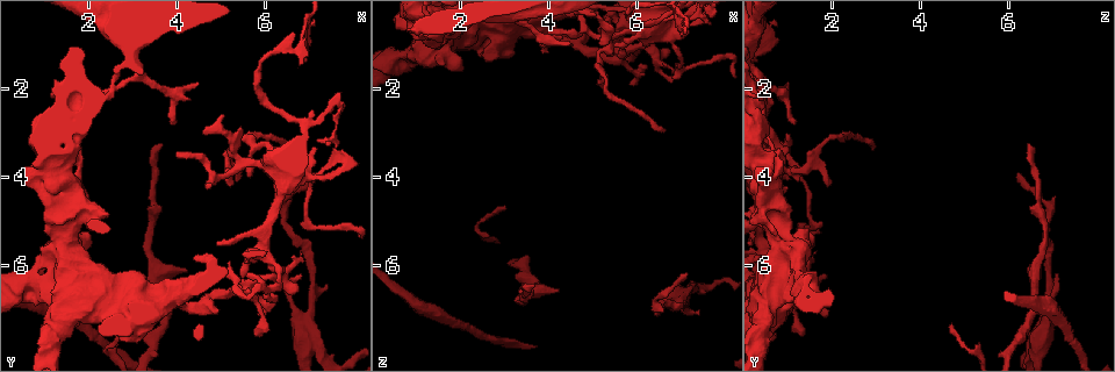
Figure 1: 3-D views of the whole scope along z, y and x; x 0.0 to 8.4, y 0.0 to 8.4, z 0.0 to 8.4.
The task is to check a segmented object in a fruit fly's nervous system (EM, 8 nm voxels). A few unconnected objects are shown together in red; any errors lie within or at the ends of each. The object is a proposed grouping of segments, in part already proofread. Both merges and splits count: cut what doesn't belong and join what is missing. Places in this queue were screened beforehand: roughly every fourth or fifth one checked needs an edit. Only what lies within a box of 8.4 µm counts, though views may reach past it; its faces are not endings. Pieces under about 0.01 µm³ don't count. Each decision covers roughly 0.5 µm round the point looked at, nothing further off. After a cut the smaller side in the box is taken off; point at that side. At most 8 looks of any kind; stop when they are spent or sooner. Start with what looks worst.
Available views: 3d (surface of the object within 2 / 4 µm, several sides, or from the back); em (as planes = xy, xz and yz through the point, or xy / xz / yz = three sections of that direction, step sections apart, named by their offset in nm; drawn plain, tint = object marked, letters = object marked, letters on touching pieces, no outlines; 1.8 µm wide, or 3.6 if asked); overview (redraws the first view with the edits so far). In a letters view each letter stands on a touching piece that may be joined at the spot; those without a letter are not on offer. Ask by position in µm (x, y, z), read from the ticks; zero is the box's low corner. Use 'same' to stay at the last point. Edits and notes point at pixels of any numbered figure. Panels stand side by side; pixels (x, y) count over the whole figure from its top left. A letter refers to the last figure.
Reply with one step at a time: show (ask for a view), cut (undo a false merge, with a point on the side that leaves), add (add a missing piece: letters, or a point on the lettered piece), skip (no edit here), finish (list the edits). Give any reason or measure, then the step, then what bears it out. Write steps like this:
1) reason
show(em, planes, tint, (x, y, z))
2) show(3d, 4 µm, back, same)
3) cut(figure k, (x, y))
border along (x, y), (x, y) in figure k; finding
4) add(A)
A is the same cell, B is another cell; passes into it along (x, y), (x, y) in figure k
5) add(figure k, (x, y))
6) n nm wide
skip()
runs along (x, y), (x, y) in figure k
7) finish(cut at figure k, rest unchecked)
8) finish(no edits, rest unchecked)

four or more arms meet
show(em, yz, step 8, tint, (5.55, 6.40, 1.25))

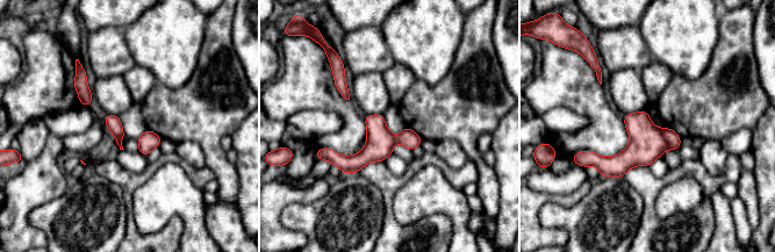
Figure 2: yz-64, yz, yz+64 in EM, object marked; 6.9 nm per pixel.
see the neighbours
show(em, yz, step 8, letters, same)

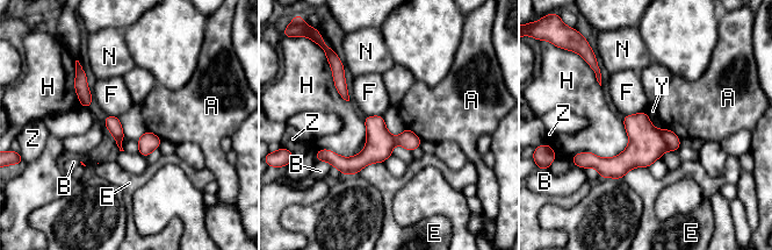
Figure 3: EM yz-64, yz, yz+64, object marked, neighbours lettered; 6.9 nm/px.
cut(figure 3, (646, 144))
A, B, E, F, H, N, Y and Z are other cells; border along (662, 130), (664, 141), (677, 149) in figure 3; two neurons meet here

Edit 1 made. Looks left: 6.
see it whole again
show(overview)

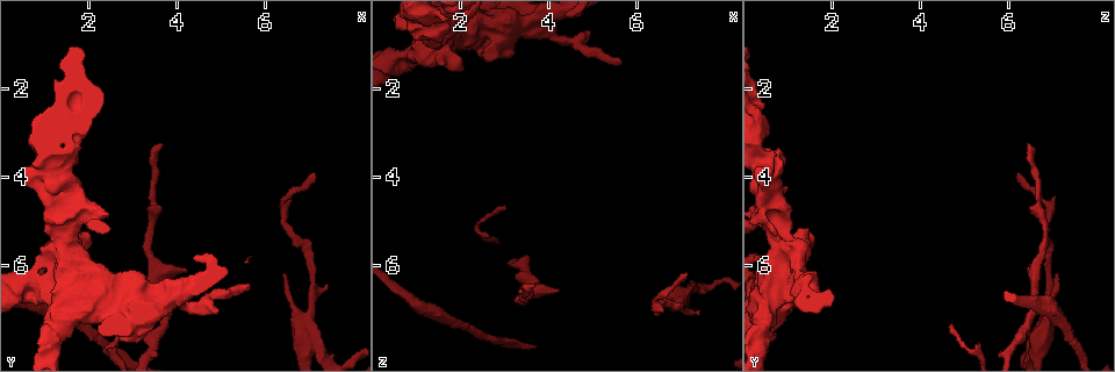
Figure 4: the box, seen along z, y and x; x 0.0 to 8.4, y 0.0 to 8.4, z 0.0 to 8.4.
free end
show(em, xz, step 8, plain, (4.25, 6.10, 6.60))

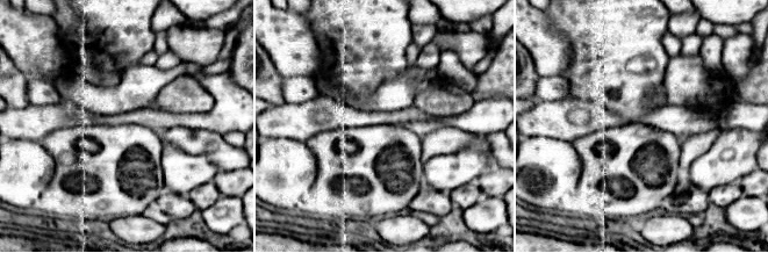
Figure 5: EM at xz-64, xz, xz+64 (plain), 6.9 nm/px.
what lies round it
show(em, xz, step 8, letters, same)

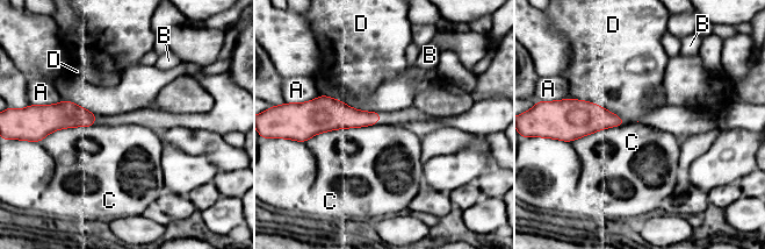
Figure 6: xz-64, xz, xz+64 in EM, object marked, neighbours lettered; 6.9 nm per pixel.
skip()
A, B, C and D are other cells; border along (376, 122), (320, 132), (305, 142) in figure 6; no lettered piece goes on from it

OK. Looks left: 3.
thick turns thin
show(em, planes, tint, (7.05, 6.80, 6.95))

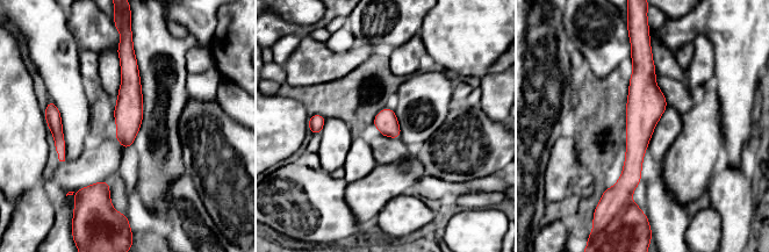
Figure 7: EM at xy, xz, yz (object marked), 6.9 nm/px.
see the neighbours
show(em, planes, letters, same)

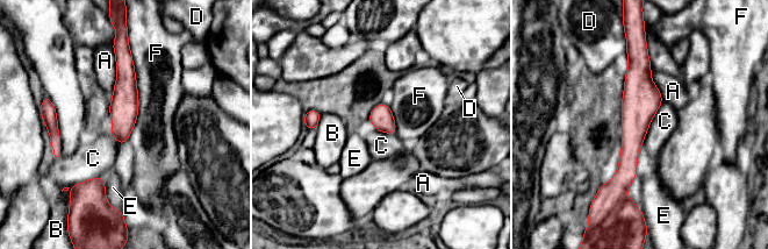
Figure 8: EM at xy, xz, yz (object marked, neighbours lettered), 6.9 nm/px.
skip()
A, B, C, D, E and F are other cells; border along (662, 101), (650, 123), (641, 144) in figure 8; one neuron here

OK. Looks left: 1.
finish(cut at figure 3, rest unchecked)

